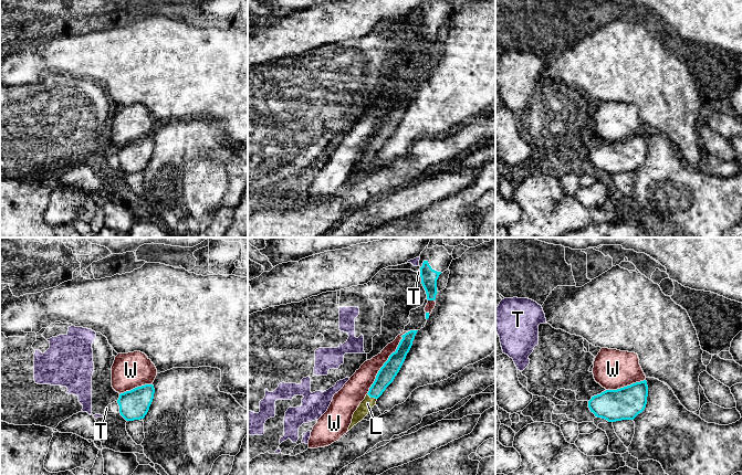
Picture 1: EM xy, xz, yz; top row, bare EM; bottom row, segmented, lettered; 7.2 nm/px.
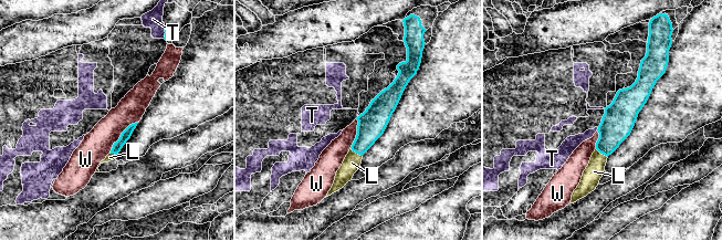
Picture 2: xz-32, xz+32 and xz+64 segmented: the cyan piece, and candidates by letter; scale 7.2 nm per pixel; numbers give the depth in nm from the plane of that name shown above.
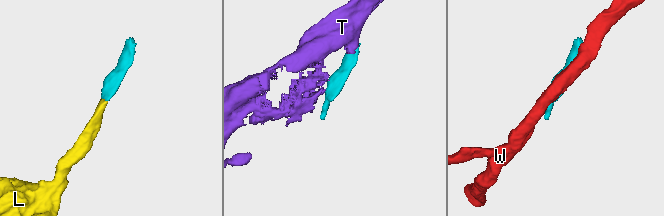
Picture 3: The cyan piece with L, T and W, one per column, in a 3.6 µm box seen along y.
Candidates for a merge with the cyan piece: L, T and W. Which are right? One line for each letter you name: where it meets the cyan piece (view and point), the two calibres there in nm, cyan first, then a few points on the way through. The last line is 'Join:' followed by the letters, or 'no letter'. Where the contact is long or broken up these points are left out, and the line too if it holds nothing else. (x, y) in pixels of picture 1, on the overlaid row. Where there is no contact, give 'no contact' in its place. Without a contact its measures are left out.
L: xz (372, 397) | 120/90 nm | across xz (388, 371), (372, 397), (367, 403)
Join: L

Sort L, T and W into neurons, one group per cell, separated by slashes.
L / T / W

